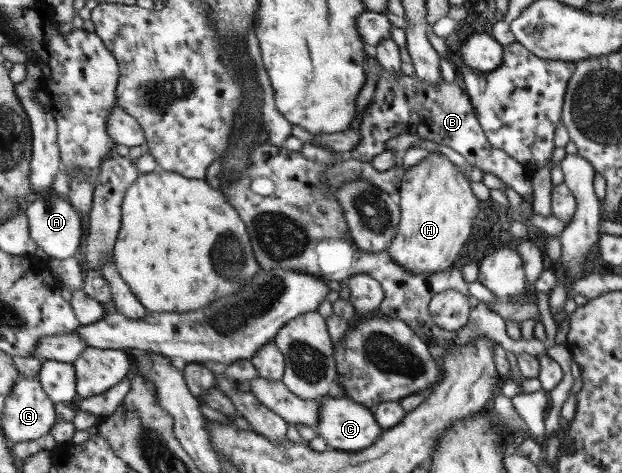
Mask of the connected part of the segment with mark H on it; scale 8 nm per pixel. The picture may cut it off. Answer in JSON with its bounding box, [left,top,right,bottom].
[389,151,481,273]

